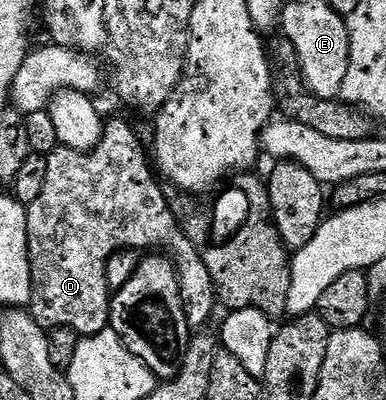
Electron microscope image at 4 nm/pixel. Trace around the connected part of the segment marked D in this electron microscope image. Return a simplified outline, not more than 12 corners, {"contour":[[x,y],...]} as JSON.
{"contour":[[122,119],[46,156],[26,208],[43,328],[107,330],[106,262],[172,260],[184,317],[212,273]]}

